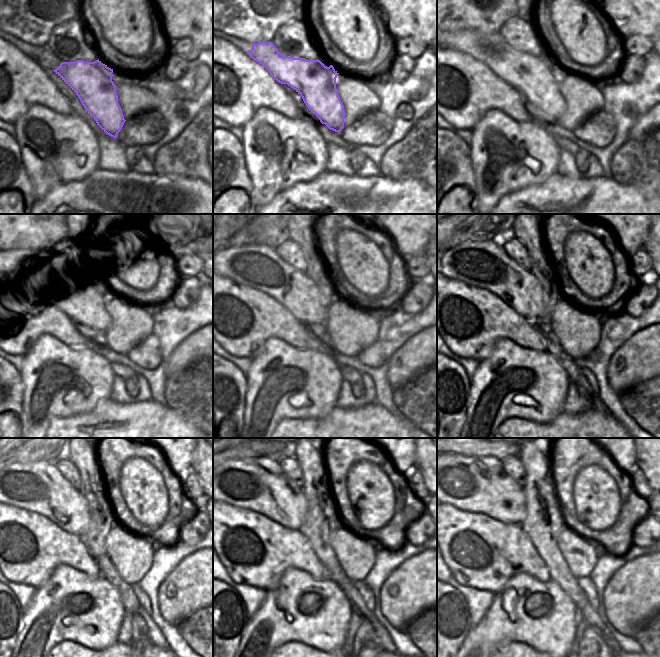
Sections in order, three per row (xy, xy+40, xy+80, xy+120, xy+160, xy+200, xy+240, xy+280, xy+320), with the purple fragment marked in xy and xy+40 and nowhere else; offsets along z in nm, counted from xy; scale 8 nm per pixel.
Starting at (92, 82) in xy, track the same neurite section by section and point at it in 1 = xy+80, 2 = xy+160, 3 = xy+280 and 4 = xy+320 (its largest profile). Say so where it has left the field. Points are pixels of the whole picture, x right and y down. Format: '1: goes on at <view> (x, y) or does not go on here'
1: goes on at xy+80 (531, 76)
2: goes on at xy+160 (258, 266)
3: goes on at xy+280 (258, 484)
4: goes on at xy+320 (480, 484)

